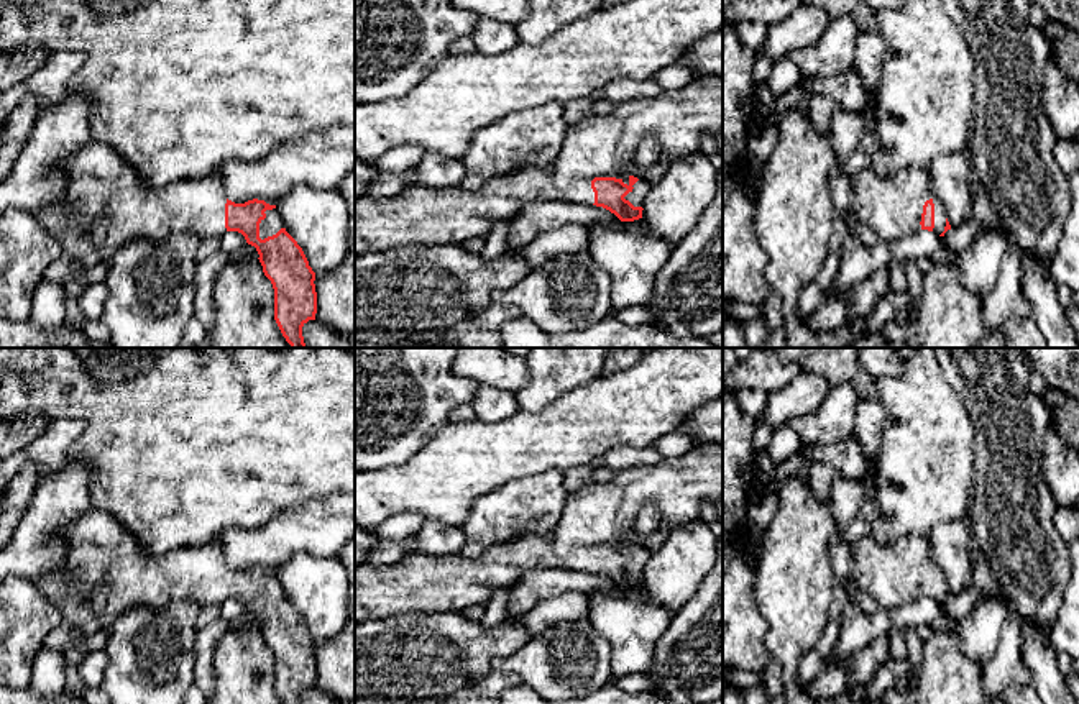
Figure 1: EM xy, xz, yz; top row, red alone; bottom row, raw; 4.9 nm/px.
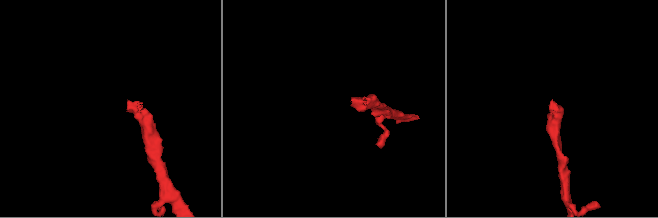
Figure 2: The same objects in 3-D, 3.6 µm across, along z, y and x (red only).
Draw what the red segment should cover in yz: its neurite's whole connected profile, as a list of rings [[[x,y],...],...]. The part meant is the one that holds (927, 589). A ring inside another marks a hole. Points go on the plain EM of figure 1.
[[[872,535],[852,545],[852,583],[892,610],[921,597],[944,604],[951,592],[943,571],[933,563],[926,537],[910,535],[880,545]]]

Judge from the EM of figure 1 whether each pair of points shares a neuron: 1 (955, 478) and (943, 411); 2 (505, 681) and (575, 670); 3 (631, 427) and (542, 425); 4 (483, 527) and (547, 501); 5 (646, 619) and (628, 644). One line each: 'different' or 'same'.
1: same
2: different
3: same
4: same
5: same

